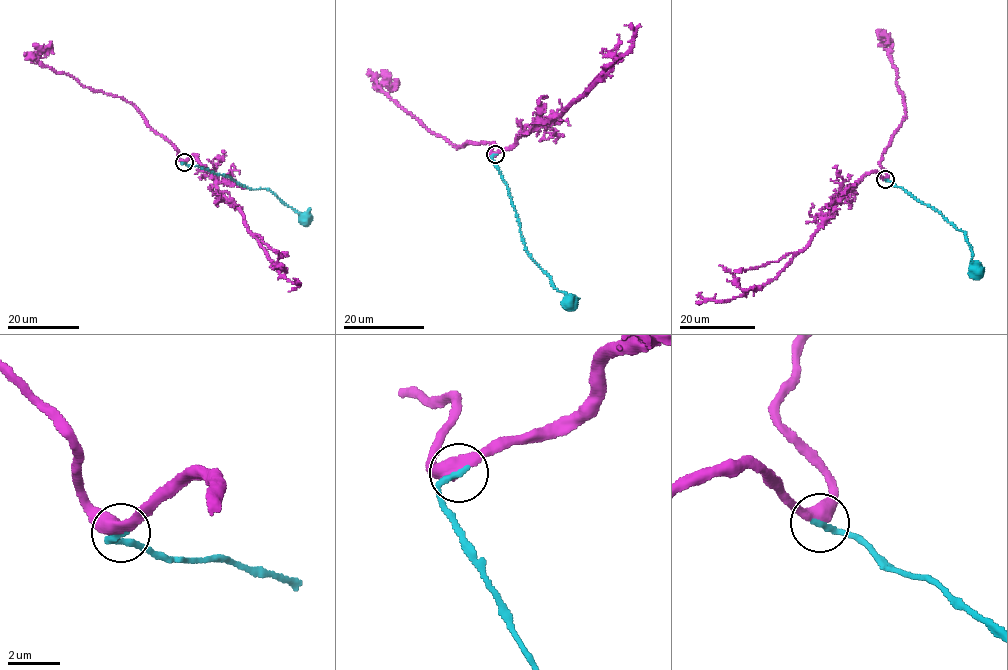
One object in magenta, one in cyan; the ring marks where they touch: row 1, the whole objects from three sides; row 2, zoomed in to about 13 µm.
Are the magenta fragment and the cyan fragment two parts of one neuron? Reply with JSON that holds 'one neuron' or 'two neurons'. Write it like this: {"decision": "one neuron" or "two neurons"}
{"decision": "one neuron"}

